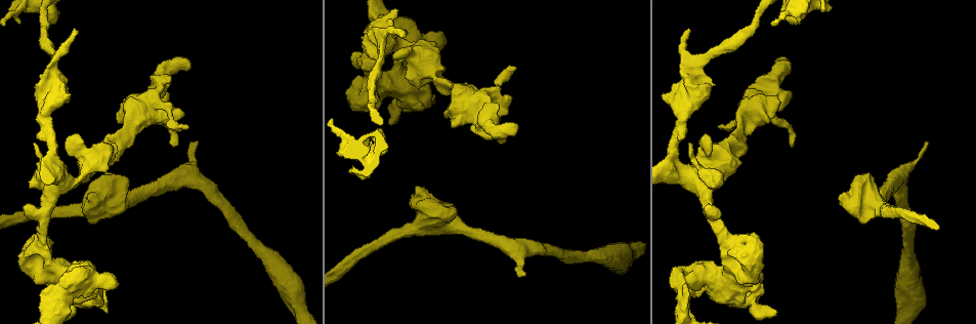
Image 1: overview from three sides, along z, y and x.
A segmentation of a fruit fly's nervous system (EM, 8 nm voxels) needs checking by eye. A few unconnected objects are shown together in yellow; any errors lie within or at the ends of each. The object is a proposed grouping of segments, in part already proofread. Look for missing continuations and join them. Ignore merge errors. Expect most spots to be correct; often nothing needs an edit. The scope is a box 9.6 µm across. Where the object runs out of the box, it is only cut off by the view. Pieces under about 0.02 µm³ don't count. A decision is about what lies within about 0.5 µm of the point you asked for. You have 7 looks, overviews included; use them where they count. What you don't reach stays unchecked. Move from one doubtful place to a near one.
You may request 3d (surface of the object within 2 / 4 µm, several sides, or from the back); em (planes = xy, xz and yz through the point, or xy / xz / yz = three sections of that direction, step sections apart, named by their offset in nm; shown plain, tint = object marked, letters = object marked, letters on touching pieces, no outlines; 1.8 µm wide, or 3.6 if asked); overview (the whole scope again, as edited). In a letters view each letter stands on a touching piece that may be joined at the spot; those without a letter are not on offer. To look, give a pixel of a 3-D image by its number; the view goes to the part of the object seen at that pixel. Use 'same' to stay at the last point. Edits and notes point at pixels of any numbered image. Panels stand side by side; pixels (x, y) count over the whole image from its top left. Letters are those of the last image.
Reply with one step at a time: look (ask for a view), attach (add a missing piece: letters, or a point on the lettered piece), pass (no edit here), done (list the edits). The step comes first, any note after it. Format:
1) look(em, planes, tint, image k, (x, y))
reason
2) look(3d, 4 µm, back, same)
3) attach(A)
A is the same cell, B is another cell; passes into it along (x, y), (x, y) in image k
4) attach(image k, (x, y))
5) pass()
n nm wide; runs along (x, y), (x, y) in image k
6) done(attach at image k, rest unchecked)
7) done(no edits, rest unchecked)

look(3d, 2 µm, image 1, (65, 291))
looks like a crossing

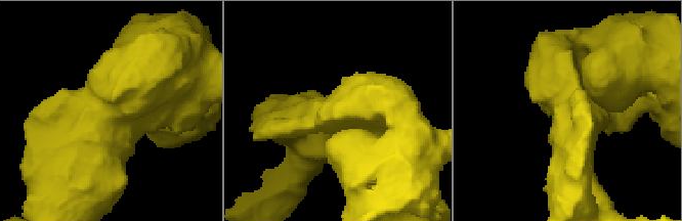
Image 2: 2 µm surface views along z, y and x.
look(em, planes, letters, image 2, (337, 115))

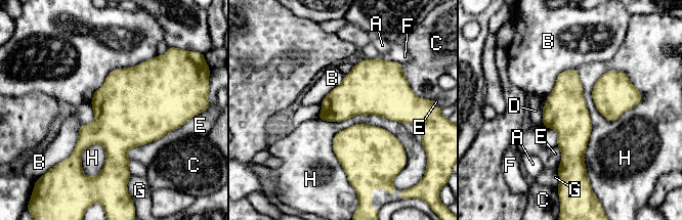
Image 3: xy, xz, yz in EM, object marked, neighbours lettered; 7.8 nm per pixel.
pass()
A, B, C, D, E, F, G and H are other cells; no lettered piece goes on from it

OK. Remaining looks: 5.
look(em, xz, step 8, letters, image 1, (780, 97))
calibre changes

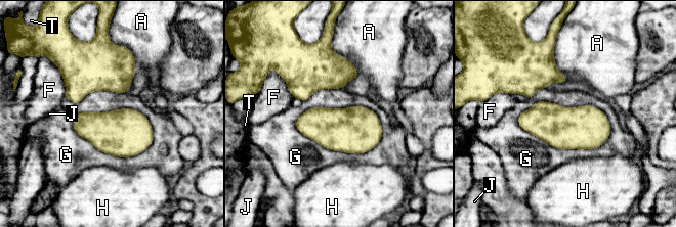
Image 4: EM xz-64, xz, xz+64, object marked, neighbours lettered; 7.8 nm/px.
pass()
340 nm wide; A, F, G, H, J and T are other cells; border along (517, 118), (611, 130) in image 4; no lettered piece goes on from it

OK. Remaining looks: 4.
look(3d, 4 µm, image 1, (797, 22))
branch stops here

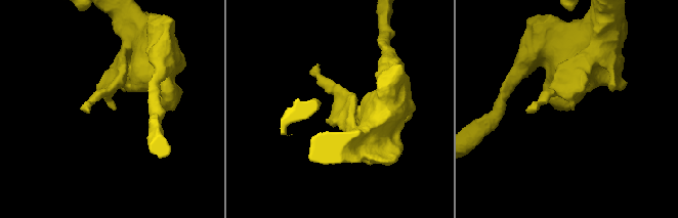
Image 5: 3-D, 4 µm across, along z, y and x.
look(em, yz, step 4, letters, image 5, (116, 108))
shape alone is not enough

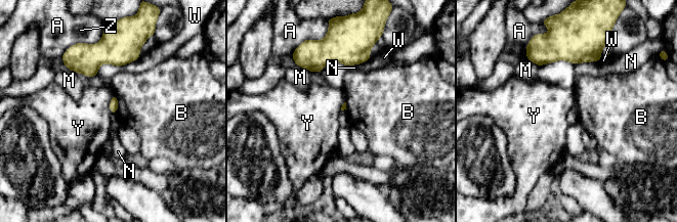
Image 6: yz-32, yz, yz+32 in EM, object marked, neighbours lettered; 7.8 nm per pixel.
pass()
A, B, M, N, W, Y and Z are other cells; border along (113, 93), (110, 99), (110, 113) in image 6; no lettered piece goes on from it

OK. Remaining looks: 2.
done(no edits, rest unchecked)

